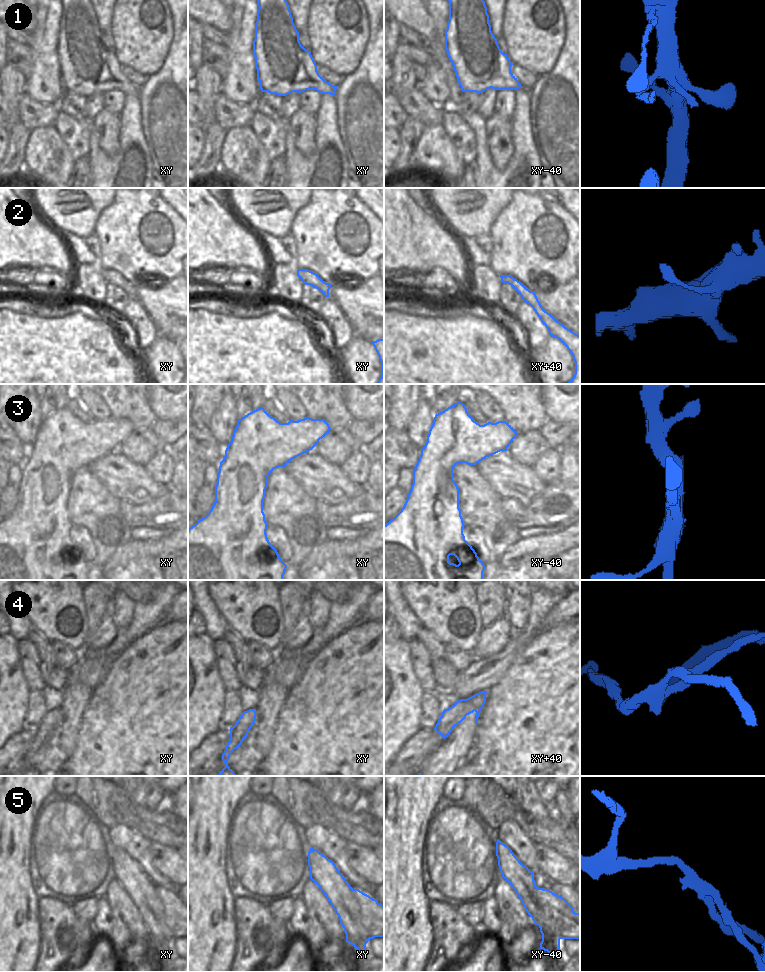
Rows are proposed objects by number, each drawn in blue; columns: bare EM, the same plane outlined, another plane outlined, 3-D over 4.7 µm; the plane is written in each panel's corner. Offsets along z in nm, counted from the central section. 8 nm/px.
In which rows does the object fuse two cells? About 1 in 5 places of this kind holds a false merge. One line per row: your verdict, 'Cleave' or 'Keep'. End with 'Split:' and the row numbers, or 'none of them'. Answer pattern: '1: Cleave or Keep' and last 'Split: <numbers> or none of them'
1: Keep
2: Keep
3: Keep
4: Cleave
5: Cleave
Split: 4, 5

